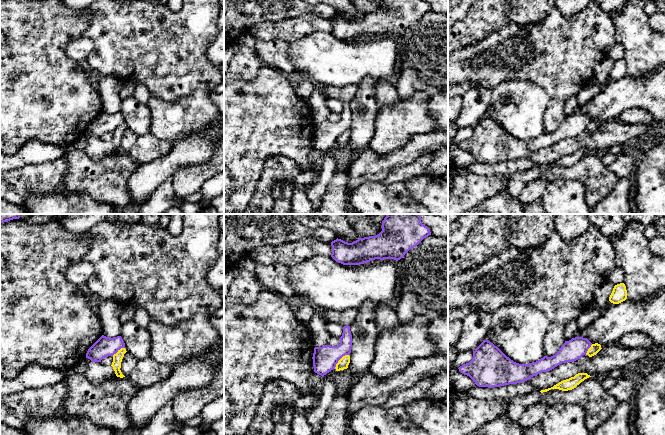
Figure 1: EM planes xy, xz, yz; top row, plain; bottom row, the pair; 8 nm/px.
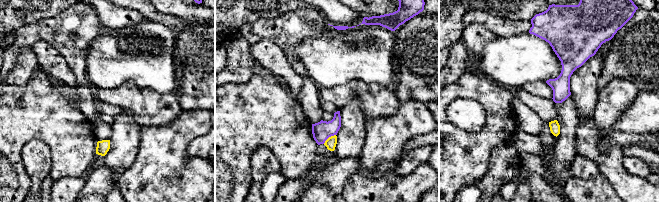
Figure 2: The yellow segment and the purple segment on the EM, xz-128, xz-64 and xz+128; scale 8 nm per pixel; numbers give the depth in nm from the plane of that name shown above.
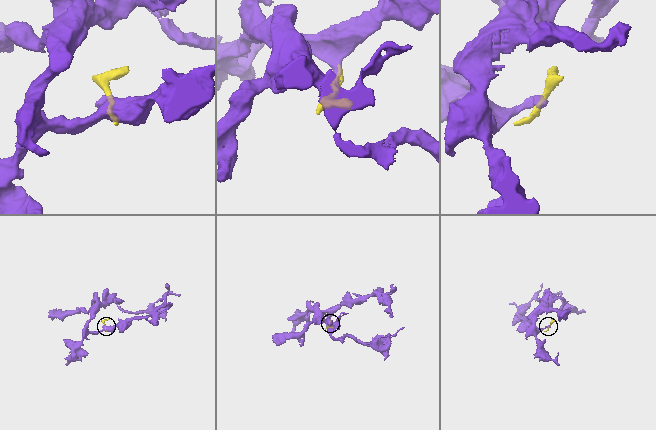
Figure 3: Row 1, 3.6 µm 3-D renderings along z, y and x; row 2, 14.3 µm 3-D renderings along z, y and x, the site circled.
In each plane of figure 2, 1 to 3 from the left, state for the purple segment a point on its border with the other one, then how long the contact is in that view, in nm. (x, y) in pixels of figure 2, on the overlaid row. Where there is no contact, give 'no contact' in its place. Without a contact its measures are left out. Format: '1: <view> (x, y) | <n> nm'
1: no contact
2: xz-64 (329, 137) | 130 nm
3: no contact

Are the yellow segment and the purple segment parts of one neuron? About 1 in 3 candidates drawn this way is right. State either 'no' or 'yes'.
no

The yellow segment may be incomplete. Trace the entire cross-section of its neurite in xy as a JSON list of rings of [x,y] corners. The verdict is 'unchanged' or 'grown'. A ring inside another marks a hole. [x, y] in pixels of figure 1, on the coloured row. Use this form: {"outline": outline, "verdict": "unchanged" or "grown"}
{"outline": [[[121,348],[120,350],[118,350],[118,352],[116,354],[113,355],[113,362],[112,362],[112,367],[115,371],[115,374],[117,377],[120,377],[120,378],[123,378],[125,377],[120,368],[121,368],[121,362],[122,362],[122,359],[124,357],[124,354],[126,353],[126,349],[125,348]]], "verdict": "unchanged"}

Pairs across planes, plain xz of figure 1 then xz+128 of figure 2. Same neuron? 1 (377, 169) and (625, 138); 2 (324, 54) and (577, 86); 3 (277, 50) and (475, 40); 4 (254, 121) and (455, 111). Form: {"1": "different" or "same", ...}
{"1": "same", "2": "different", "3": "same", "4": "different"}

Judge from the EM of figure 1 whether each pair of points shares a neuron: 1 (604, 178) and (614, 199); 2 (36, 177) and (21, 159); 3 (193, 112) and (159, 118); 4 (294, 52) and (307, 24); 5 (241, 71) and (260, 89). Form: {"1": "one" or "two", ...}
{"1": "two", "2": "two", "3": "one", "4": "two", "5": "two"}

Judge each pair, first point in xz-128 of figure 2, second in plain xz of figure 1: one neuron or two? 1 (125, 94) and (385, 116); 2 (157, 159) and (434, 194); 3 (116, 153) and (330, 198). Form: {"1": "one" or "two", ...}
{"1": "two", "2": "two", "3": "two"}

